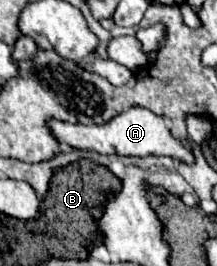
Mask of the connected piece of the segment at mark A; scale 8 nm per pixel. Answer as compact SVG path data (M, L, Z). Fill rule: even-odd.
M131 107L119 115L115 115L115 119L103 123L103 125L81 125L81 123L63 123L57 119L49 119L47 121L49 131L65 145L69 147L77 147L77 149L91 149L103 155L169 155L175 159L181 159L185 163L193 163L193 153L171 135L171 131L167 129L165 121L143 109L143 107Z

